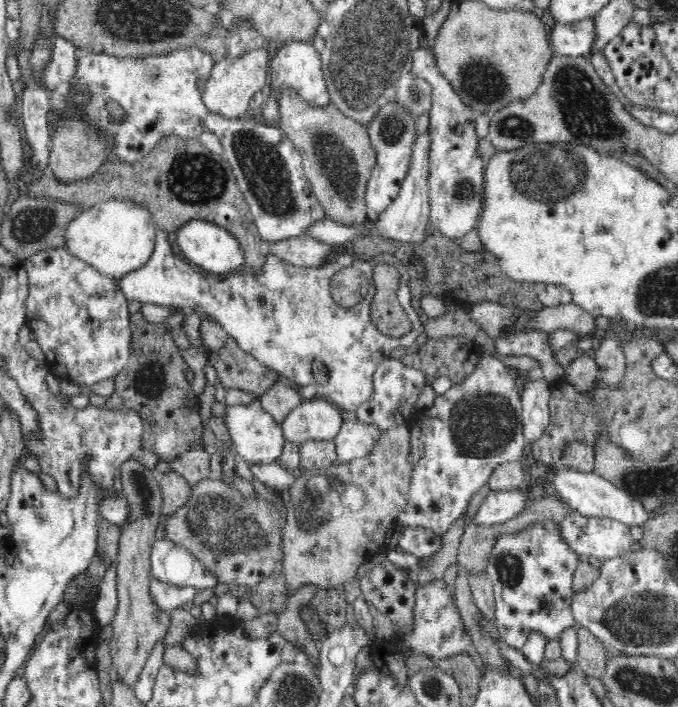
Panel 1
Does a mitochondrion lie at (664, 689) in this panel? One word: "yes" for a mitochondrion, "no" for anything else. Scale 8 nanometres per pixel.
yes

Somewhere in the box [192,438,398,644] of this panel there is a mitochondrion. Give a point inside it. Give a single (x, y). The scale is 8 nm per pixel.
(311, 511)

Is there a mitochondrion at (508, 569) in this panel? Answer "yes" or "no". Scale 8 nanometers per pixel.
yes

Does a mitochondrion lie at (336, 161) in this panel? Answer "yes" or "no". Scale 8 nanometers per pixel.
yes

